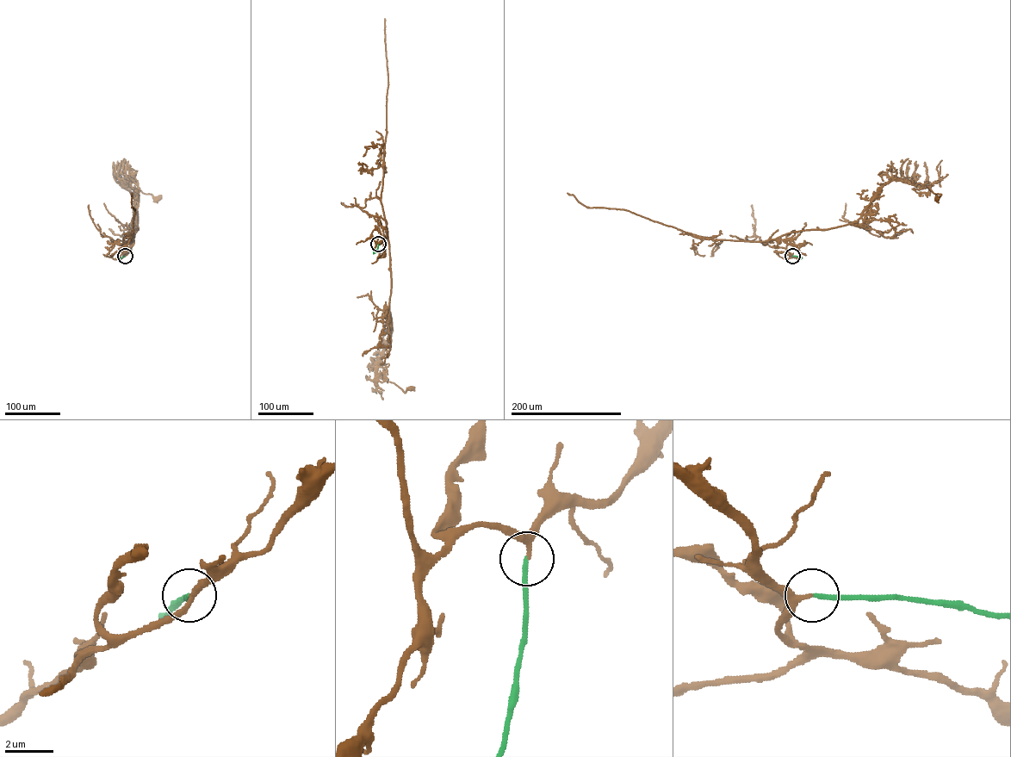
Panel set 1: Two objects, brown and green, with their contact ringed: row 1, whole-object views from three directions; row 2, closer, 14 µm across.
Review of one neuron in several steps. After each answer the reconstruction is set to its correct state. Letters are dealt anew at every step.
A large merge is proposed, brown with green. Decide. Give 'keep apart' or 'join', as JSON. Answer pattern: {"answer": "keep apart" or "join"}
{"answer": "join"}

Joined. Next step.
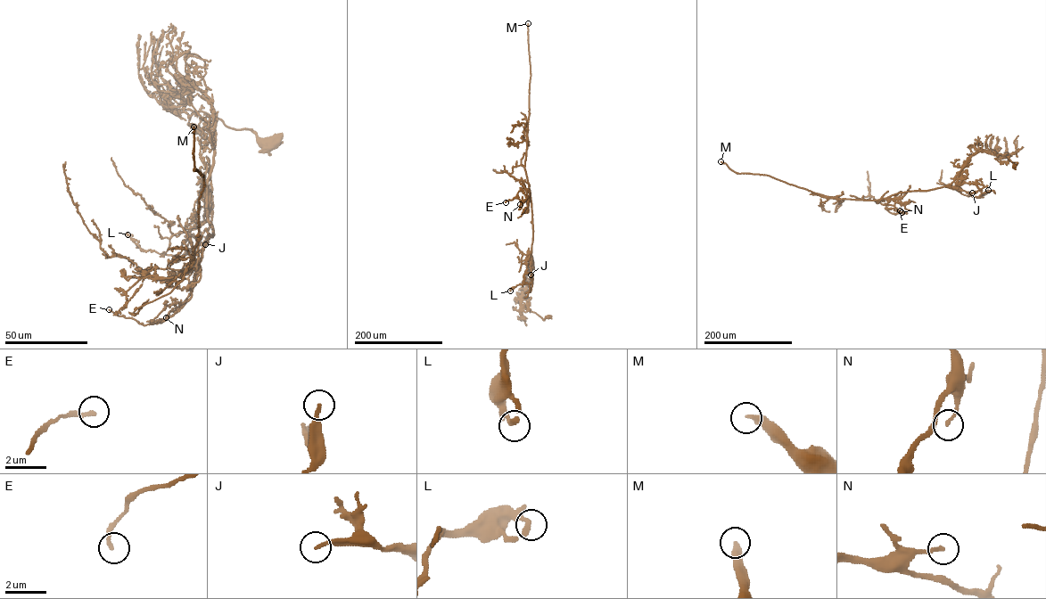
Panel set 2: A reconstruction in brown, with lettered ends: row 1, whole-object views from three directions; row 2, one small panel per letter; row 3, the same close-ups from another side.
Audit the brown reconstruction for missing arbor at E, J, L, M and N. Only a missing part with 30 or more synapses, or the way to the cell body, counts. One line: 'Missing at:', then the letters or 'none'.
Missing at: J, M

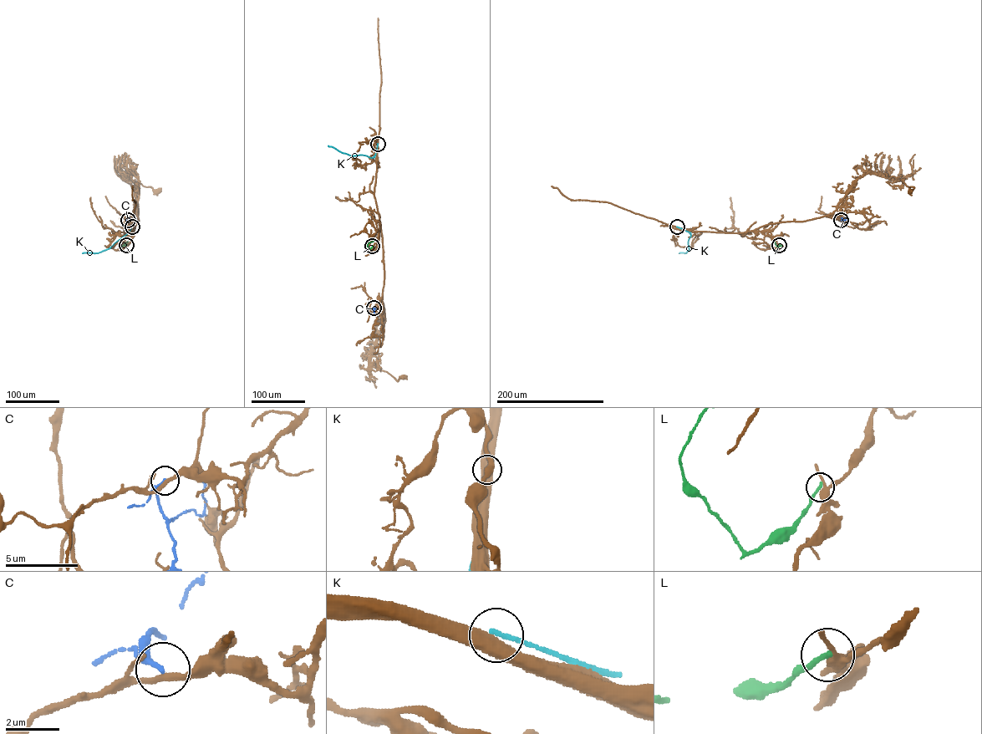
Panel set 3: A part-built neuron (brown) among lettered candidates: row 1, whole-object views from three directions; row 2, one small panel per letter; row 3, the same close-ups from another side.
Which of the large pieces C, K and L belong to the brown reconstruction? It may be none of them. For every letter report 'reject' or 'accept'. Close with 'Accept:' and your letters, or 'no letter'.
C: reject
K: reject
L: reject
Accept: no letter

